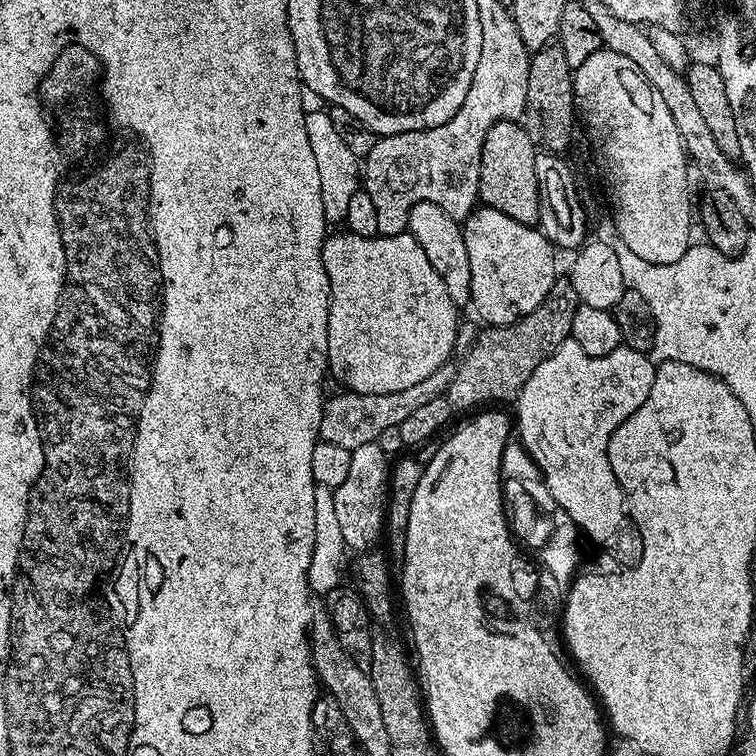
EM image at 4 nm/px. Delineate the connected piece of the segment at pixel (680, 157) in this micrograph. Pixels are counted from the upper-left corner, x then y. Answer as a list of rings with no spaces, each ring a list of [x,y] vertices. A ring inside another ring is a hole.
[[[600,47],[596,53],[590,54],[590,58],[574,70],[572,85],[576,95],[576,108],[579,109],[579,119],[580,116],[584,119],[584,124],[588,127],[588,136],[592,139],[592,144],[596,147],[596,152],[600,155],[605,170],[609,172],[608,188],[612,191],[612,212],[616,215],[615,235],[622,242],[626,242],[626,246],[630,246],[630,250],[634,254],[638,254],[638,258],[642,258],[642,262],[654,262],[655,264],[678,262],[678,258],[682,258],[682,254],[686,254],[686,250],[691,248],[694,243],[694,237],[692,237],[694,196],[692,200],[691,194],[688,193],[688,172],[690,176],[688,153],[685,152],[684,143],[678,134],[678,126],[674,126],[674,117],[670,115],[670,110],[666,110],[666,102],[662,102],[662,94],[658,94],[658,90],[654,90],[654,86],[650,82],[646,82],[646,74],[642,74],[642,70],[634,62],[630,62],[630,58],[626,58],[623,54],[616,54],[614,50],[606,47]]]

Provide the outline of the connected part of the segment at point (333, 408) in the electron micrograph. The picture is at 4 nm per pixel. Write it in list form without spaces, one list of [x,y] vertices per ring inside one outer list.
[[[449,362],[438,366],[438,370],[434,370],[434,374],[430,374],[430,378],[422,378],[422,382],[418,382],[418,386],[410,386],[410,390],[398,390],[398,394],[371,396],[370,394],[340,390],[337,396],[329,395],[325,399],[322,410],[319,439],[334,442],[334,446],[346,446],[351,449],[375,444],[384,431],[399,428],[400,423],[413,410],[418,410],[418,406],[430,402],[430,398],[445,395],[455,373],[456,364]]]

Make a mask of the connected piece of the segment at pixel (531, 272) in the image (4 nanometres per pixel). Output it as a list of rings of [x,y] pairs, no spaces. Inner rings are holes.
[[[478,206],[462,222],[466,255],[470,258],[470,308],[484,316],[484,324],[499,326],[521,320],[550,294],[550,286],[558,278],[557,249],[539,227],[514,222],[507,214],[490,214]]]

